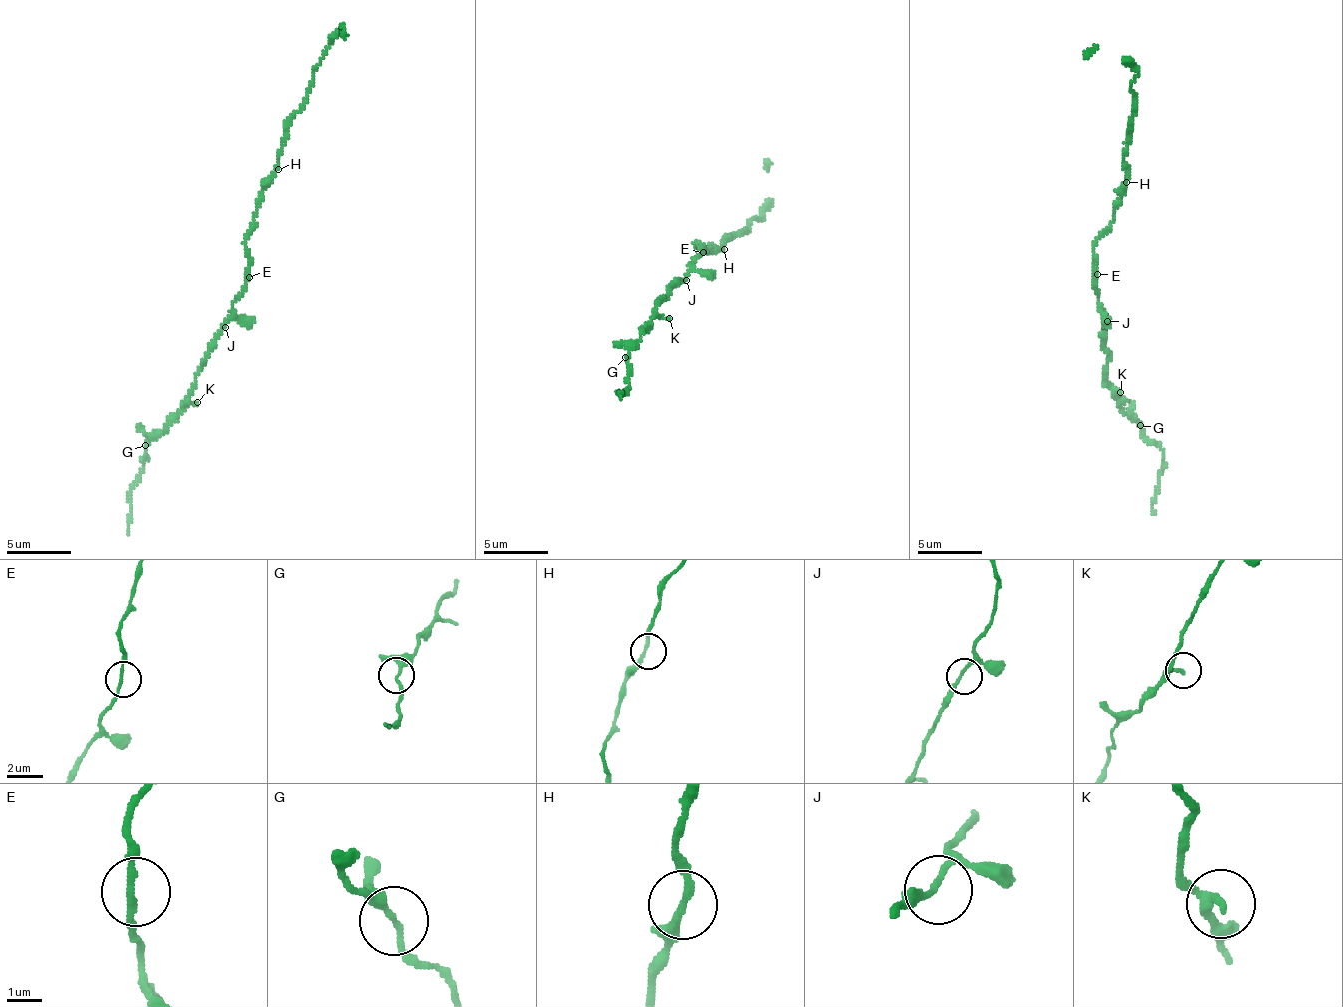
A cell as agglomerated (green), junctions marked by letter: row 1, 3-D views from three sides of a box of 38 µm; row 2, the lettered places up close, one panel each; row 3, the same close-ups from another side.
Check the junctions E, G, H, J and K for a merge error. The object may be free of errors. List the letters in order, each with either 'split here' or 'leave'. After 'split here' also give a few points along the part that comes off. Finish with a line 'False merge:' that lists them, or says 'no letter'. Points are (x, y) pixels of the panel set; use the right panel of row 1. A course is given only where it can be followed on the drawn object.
E: leave
G: leave
H: leave
J: leave
K: leave
False merge: no letter

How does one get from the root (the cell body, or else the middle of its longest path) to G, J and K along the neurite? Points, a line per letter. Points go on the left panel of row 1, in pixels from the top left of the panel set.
G: (246, 278), (246, 290), (232, 305), (232, 317), (205, 356), (189, 403), (167, 429), (146, 444)
J: (246, 278), (246, 290), (232, 305), (232, 317), (225, 322), (225, 327)
K: (246, 278), (246, 290), (232, 305), (232, 317), (205, 356), (185, 404), (197, 402)

